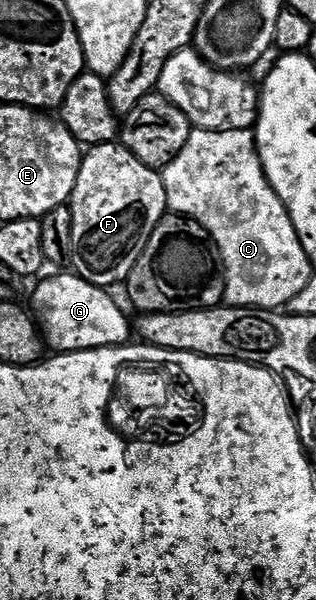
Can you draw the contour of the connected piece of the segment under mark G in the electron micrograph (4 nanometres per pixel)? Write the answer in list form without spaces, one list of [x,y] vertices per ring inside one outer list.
[[[68,273],[68,275],[55,275],[52,279],[40,278],[35,287],[34,314],[41,324],[41,330],[46,346],[59,353],[68,351],[94,351],[96,347],[118,347],[126,344],[130,335],[133,335],[133,327],[127,324],[127,315],[115,304],[110,290],[93,285],[85,281],[79,275]]]

